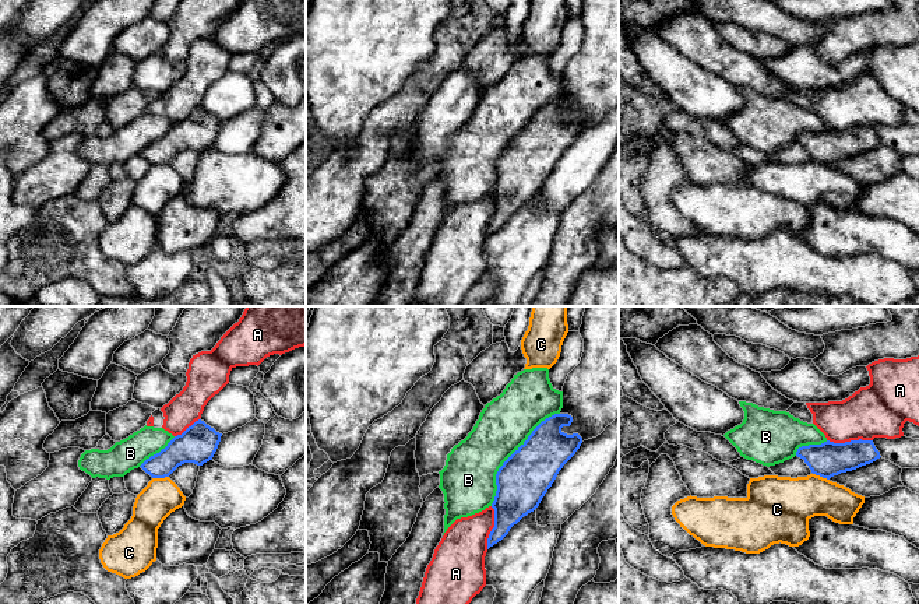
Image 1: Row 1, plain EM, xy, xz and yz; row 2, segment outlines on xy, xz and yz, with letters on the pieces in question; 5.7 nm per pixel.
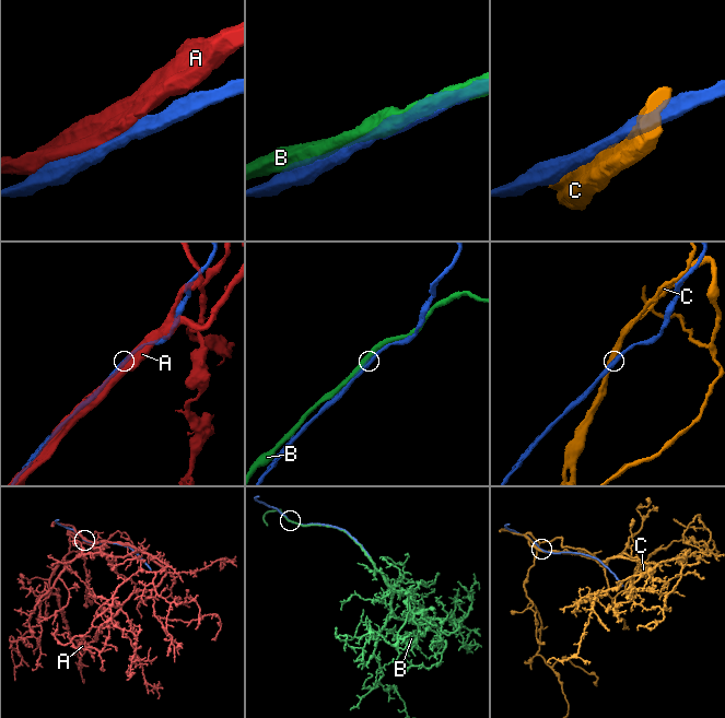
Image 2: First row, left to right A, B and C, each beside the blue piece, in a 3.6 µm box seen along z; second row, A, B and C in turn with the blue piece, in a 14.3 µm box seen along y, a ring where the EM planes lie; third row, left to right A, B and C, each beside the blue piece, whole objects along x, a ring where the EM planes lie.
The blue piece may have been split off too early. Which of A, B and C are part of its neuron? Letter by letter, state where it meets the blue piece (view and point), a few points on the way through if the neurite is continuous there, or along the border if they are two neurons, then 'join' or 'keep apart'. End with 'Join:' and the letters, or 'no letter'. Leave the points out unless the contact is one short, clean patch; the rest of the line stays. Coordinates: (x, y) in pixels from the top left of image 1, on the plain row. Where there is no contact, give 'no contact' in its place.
A: contact yz (851, 127); keep apart
B: contact xz (511, 141); join
C: contact xy (159, 164); keep apart
Join: B

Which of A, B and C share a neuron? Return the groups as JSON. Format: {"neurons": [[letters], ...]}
{"neurons": [["A"], ["B"], ["C"]]}

